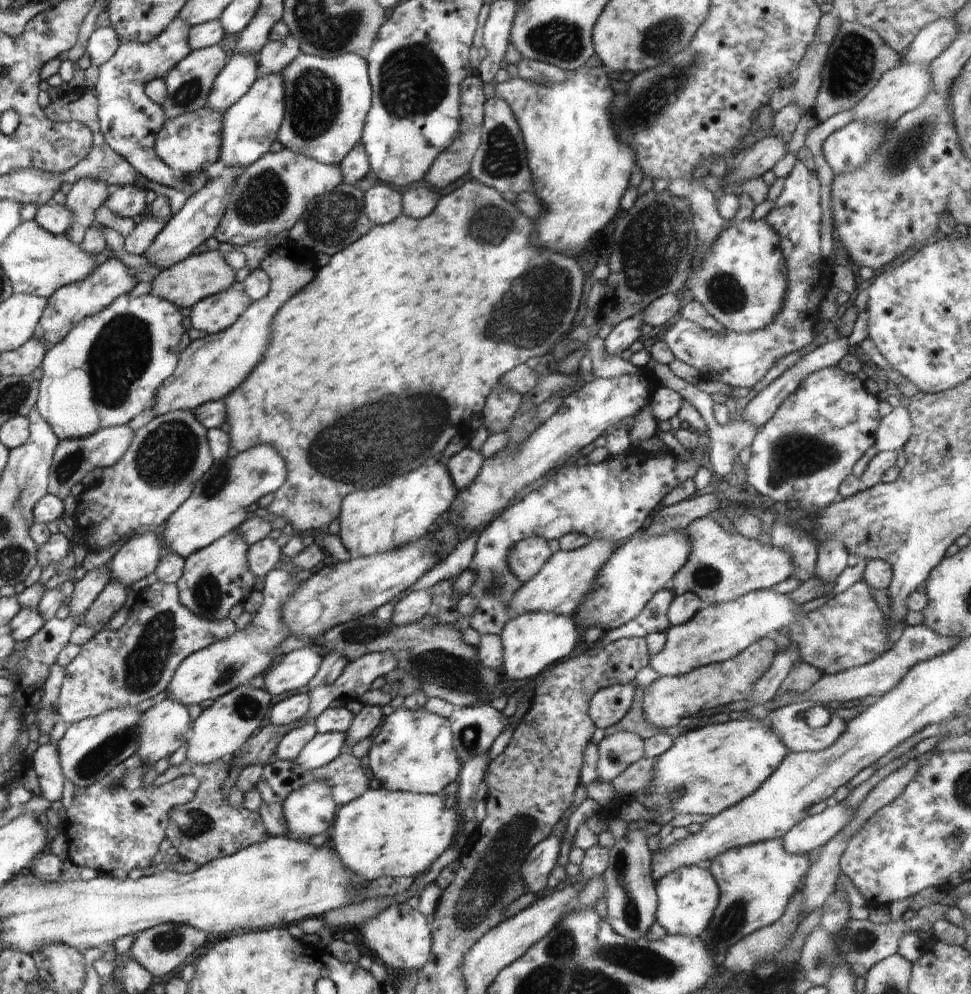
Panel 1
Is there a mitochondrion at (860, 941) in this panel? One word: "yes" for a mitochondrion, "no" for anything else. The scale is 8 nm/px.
yes

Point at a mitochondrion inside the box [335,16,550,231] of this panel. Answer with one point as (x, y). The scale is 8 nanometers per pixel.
(413, 81)

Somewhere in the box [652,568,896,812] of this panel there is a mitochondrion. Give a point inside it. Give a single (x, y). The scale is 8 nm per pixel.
(674, 794)

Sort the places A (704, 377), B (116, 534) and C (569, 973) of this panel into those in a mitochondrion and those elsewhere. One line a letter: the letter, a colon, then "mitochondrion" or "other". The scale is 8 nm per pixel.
A: other
B: other
C: mitochondrion

